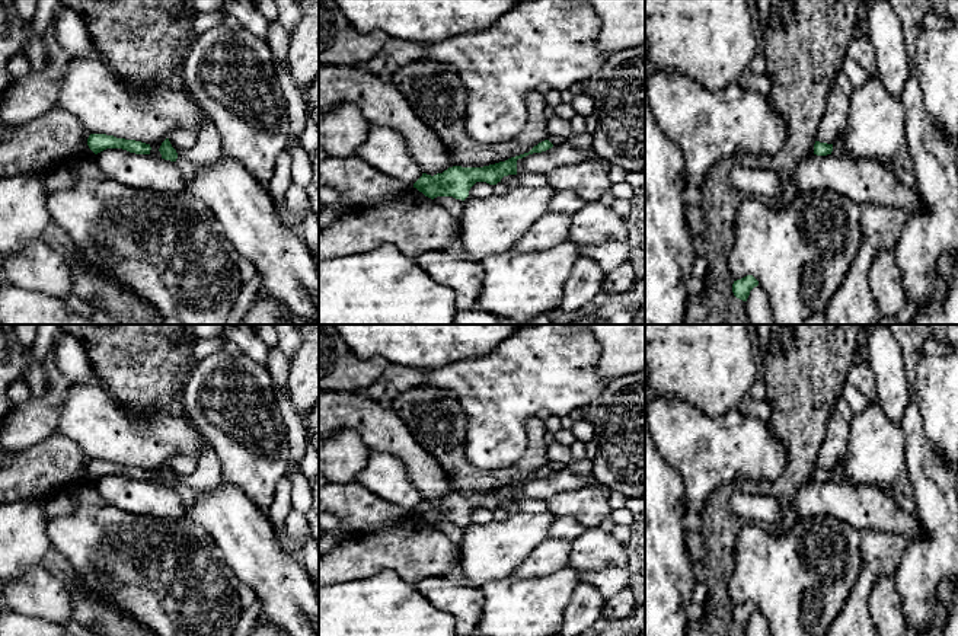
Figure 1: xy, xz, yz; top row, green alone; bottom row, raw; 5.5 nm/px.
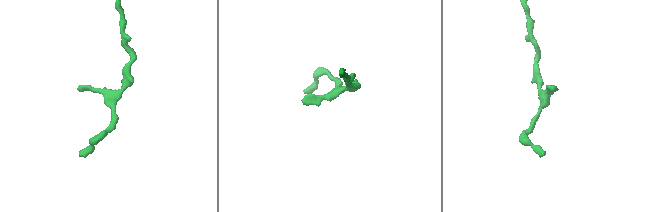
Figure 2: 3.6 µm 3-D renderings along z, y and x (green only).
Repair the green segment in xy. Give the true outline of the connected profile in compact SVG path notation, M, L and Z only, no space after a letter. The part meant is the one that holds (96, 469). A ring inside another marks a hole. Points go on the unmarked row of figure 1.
M90 460L87 464L87 472L95 480L106 474L122 474L135 480L150 480L151 476L150 470L135 466L116 464L106 460Z

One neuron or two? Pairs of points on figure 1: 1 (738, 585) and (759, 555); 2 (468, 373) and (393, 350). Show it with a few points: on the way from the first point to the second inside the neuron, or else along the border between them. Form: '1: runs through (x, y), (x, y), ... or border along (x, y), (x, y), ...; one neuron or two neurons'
1: runs through (746, 578), (759, 562); one neuron
2: border along (476, 357), (468, 357), (422, 371); two neurons

